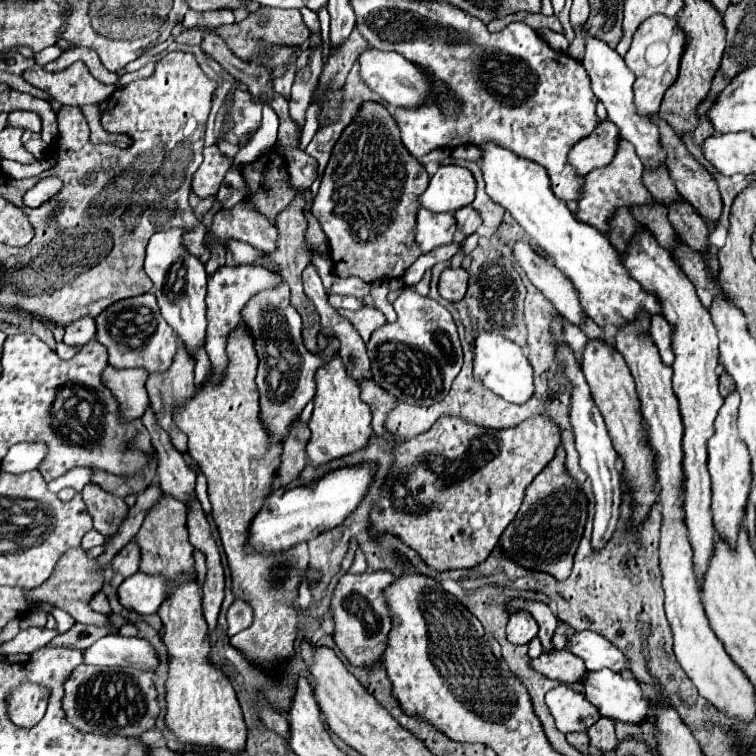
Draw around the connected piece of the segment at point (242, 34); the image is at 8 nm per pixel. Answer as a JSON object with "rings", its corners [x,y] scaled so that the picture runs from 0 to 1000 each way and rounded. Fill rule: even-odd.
{"rings":[[[343,9],[340,15],[329,17],[327,25],[319,30],[292,33],[287,44],[298,52],[303,65],[321,81],[324,75],[335,75],[335,60],[340,60],[340,49],[351,49],[351,54],[382,54],[382,60],[396,62],[411,46],[393,12],[358,12],[358,9]]]}

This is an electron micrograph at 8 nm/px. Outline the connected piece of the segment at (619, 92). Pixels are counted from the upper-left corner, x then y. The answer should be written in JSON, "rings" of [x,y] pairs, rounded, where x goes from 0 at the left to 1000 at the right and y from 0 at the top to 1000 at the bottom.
{"rings":[[[774,30],[769,33],[769,46],[774,52],[774,73],[771,73],[769,83],[776,91],[784,123],[790,126],[790,131],[803,144],[806,160],[811,160],[819,168],[821,181],[827,181],[832,189],[837,189],[837,194],[843,197],[843,205],[851,213],[851,218],[869,221],[872,216],[880,213],[880,200],[872,192],[872,171],[869,171],[869,165],[858,155],[848,155],[840,147],[840,139],[837,139],[837,107],[840,107],[840,99],[837,99],[837,94],[827,86],[824,75],[813,65],[808,65],[800,54],[790,52],[787,46],[782,46],[776,41]]]}

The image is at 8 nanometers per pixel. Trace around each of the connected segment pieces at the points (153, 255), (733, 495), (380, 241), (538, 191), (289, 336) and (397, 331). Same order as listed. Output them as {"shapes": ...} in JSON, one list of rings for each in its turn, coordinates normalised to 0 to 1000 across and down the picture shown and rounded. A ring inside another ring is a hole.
{"shapes":[[[[231,300],[224,306],[205,308],[194,324],[192,340],[192,361],[202,372],[202,388],[213,406],[216,422],[229,433],[242,456],[258,467],[263,456],[271,451],[271,382],[274,382],[274,361],[271,351],[263,340],[245,329],[242,313],[250,308],[247,300]]],[[[970,515],[962,525],[959,533],[946,554],[946,573],[935,583],[938,594],[938,628],[940,628],[940,649],[943,649],[943,692],[948,705],[972,721],[978,694],[985,684],[985,668],[991,657],[991,639],[993,639],[993,604],[988,597],[988,589],[978,581],[978,567],[975,567],[975,546],[978,546],[978,520]]],[[[485,134],[478,139],[467,160],[456,168],[440,194],[438,210],[430,221],[425,247],[414,263],[411,282],[419,287],[438,327],[443,361],[448,366],[472,364],[480,372],[530,366],[541,351],[557,337],[549,321],[549,284],[554,279],[552,261],[565,250],[567,231],[562,221],[538,200],[530,187],[530,173],[522,155],[507,136]]],[[[636,189],[639,213],[636,226],[642,234],[647,261],[665,271],[681,292],[700,308],[700,313],[731,343],[734,353],[745,358],[745,364],[758,374],[766,401],[771,411],[792,430],[813,430],[835,425],[845,409],[858,411],[861,417],[874,414],[869,393],[856,388],[821,351],[819,335],[811,329],[800,308],[763,292],[761,284],[750,276],[747,266],[742,266],[731,250],[724,226],[692,208],[684,208],[668,194],[652,189]]],[[[372,374],[364,382],[343,385],[332,393],[332,398],[319,411],[319,425],[340,438],[340,470],[343,470],[343,493],[340,493],[340,515],[343,515],[343,538],[345,538],[345,560],[353,570],[353,589],[369,589],[380,581],[382,567],[393,560],[398,544],[417,522],[417,491],[425,485],[425,475],[409,467],[398,448],[398,419],[382,401],[382,377]]],[[[536,382],[520,398],[520,406],[525,411],[525,425],[496,435],[485,454],[493,501],[528,530],[573,536],[594,520],[597,507],[612,483],[612,464],[602,425],[578,398],[557,393],[544,382]]]]}

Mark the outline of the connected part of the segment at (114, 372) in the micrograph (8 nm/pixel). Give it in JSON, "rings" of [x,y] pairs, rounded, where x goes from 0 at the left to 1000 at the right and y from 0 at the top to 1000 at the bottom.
{"rings":[[[142,483],[136,491],[136,507],[155,525],[165,554],[189,552],[197,536],[192,504],[194,504],[192,488],[155,488],[149,483]]]}

